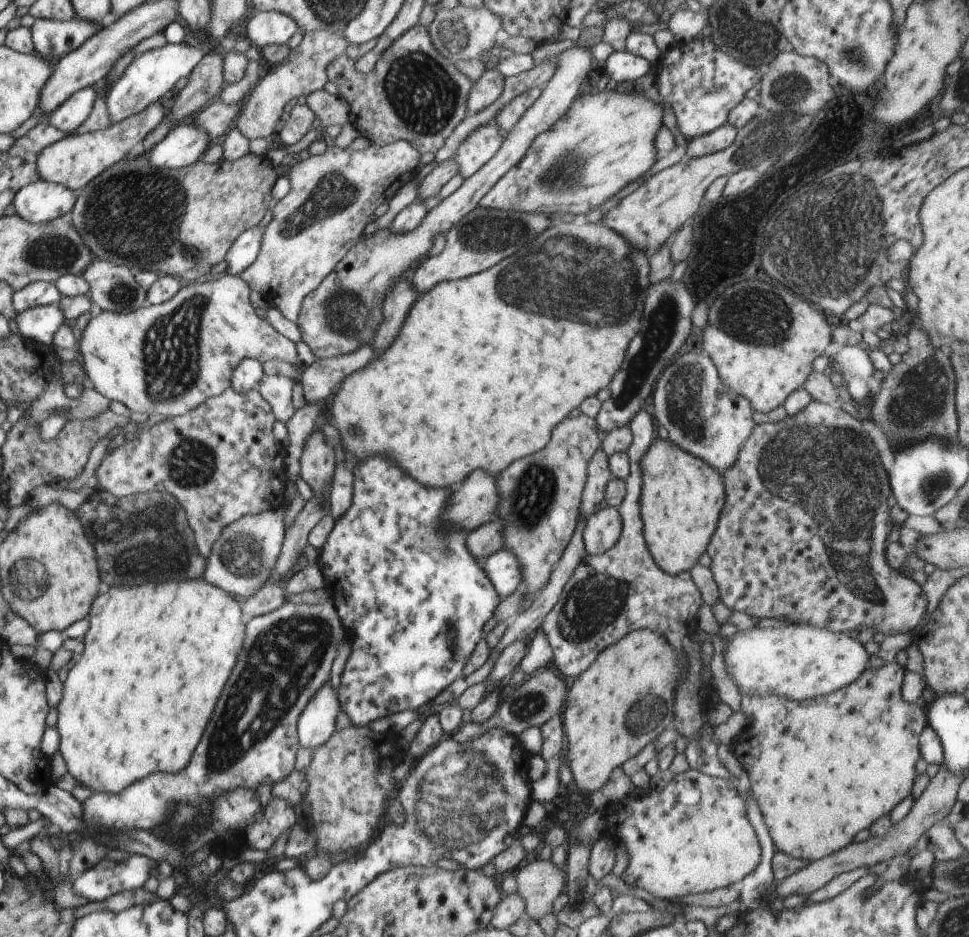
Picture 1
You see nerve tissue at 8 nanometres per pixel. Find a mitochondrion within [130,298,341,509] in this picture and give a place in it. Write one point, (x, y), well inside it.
(191, 463)

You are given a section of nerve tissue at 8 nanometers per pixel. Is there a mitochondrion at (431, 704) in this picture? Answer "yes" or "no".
no

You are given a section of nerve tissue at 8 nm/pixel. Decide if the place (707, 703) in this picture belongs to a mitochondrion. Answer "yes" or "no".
no

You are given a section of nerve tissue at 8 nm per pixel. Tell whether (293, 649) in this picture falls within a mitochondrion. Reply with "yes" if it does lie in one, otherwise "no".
yes

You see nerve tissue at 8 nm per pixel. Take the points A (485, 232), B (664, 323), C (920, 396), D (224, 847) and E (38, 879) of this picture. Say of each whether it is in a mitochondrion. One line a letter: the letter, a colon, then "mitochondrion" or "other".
A: mitochondrion
B: mitochondrion
C: mitochondrion
D: other
E: other

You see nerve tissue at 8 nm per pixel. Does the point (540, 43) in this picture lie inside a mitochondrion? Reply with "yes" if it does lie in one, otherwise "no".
no

